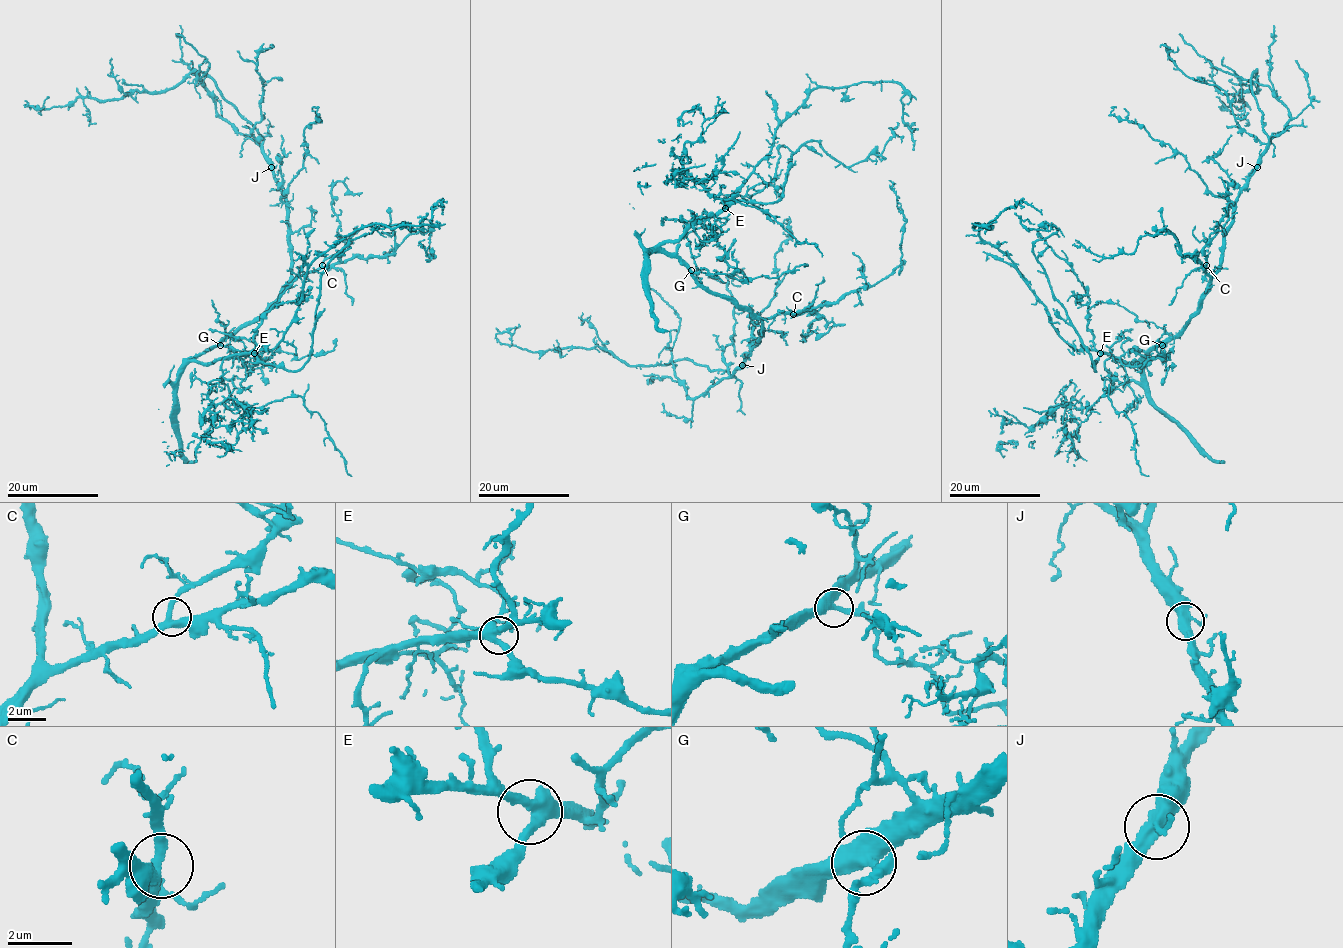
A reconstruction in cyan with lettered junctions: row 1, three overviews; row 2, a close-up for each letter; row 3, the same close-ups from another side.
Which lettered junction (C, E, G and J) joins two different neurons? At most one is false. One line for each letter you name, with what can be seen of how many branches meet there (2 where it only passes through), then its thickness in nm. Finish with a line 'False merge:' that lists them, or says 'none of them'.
False merge: none of them

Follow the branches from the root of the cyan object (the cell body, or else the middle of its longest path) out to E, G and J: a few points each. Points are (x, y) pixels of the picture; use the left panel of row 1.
E: (256, 316), (189, 360), (213, 363), (231, 355), (254, 353)
G: (256, 316), (240, 324), (220, 345)
J: (256, 316), (276, 299), (290, 276), (287, 202), (271, 166)

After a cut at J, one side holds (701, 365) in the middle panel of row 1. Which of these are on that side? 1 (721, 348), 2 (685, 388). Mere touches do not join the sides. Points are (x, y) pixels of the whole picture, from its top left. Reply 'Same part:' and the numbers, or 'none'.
Same part: none

